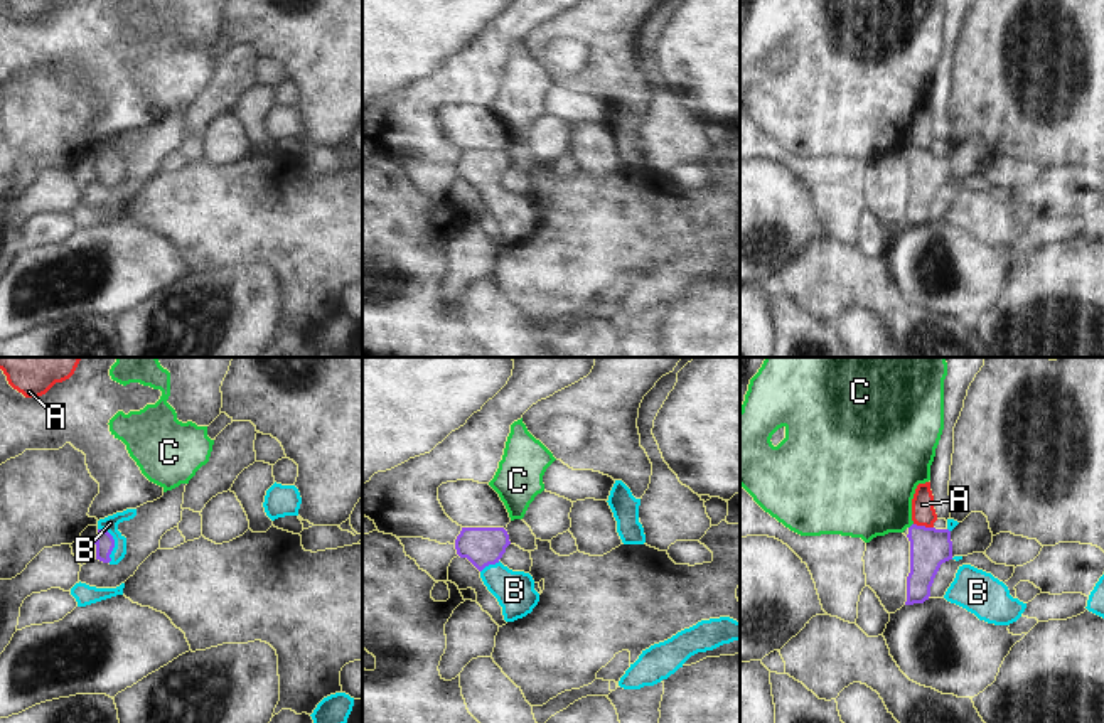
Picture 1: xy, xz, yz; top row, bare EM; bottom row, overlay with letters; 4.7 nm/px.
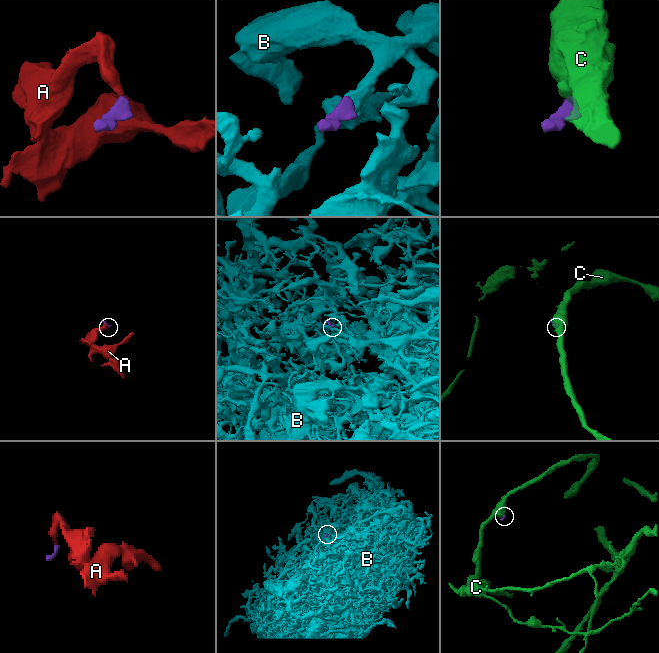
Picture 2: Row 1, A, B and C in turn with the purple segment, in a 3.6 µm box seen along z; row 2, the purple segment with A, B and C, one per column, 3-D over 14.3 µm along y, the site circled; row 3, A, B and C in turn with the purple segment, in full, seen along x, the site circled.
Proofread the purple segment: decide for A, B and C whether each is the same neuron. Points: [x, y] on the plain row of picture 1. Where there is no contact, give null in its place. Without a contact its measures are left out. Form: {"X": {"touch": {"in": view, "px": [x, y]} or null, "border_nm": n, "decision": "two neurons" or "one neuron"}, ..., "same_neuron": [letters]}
{"A": {"touch": {"in": "yz", "px": [924, 149]}, "border_nm": 100, "decision": "two neurons"}, "B": {"touch": {"in": "xy", "px": [113, 166]}, "border_nm": 180, "decision": "one neuron"}, "C": {"touch": {"in": "yz", "px": [911, 149]}, "border_nm": 40, "decision": "two neurons"}, "same_neuron": ["B"]}

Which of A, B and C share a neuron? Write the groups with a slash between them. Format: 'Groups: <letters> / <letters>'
Groups: A / B / C

